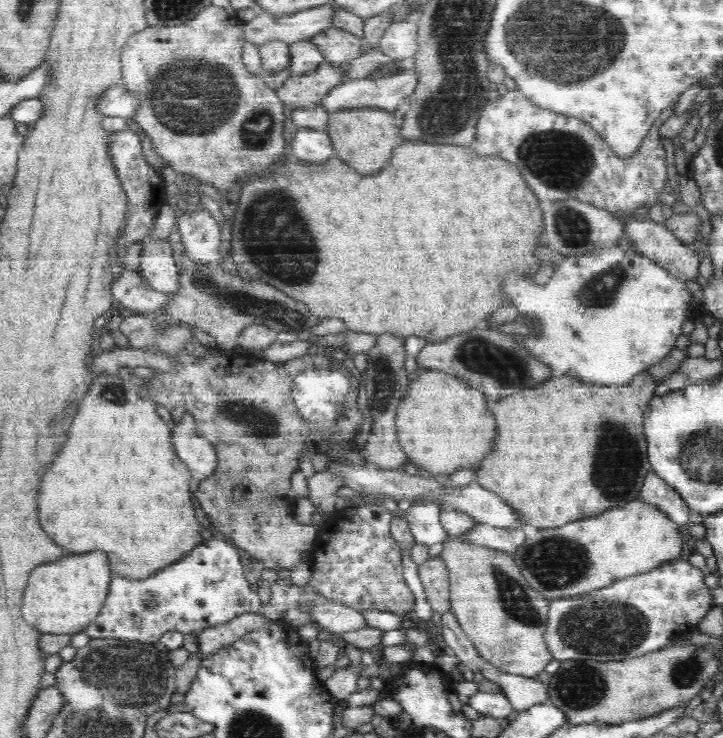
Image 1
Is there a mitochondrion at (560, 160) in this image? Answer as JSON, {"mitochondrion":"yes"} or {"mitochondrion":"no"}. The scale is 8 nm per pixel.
{"mitochondrion":"yes"}

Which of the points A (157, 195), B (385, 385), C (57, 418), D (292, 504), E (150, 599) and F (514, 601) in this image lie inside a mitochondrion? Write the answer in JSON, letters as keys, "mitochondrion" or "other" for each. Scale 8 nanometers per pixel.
{"A":"other","B":"mitochondrion","C":"mitochondrion","D":"other","E":"mitochondrion","F":"mitochondrion"}

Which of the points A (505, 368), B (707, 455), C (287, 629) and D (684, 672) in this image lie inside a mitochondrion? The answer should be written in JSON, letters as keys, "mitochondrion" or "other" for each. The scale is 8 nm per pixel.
{"A":"mitochondrion","B":"mitochondrion","C":"other","D":"mitochondrion"}

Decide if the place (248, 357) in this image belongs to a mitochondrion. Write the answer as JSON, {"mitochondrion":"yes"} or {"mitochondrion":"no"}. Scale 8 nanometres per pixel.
{"mitochondrion":"no"}

